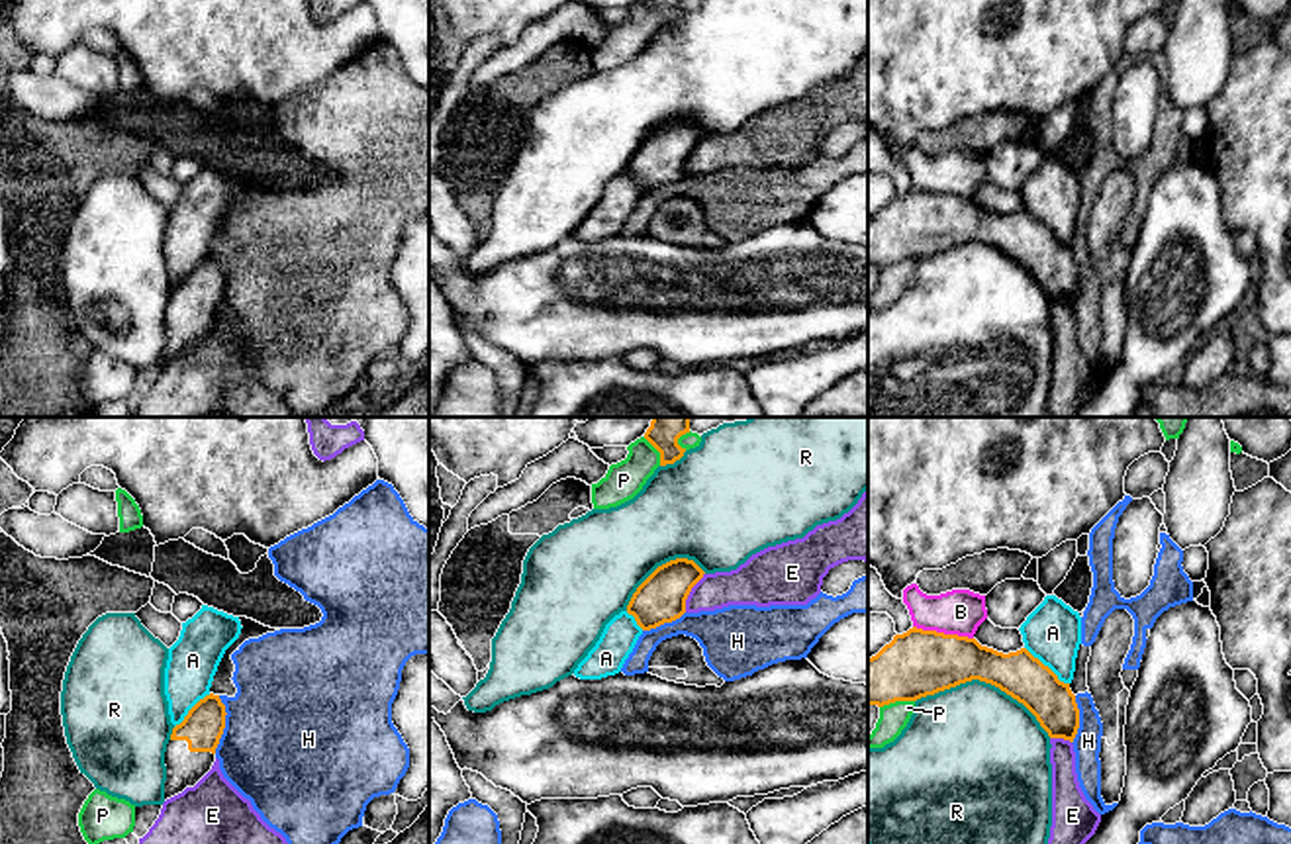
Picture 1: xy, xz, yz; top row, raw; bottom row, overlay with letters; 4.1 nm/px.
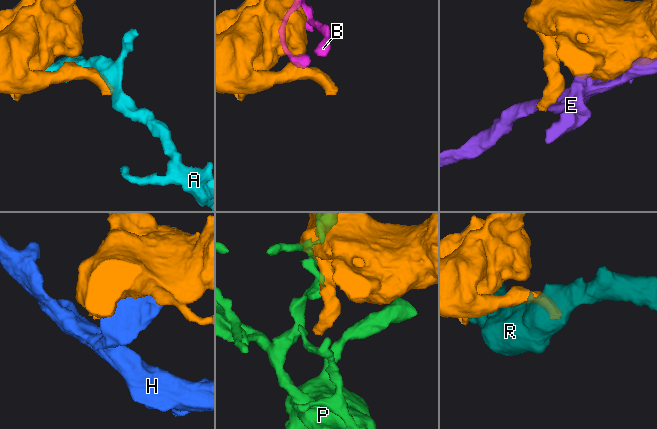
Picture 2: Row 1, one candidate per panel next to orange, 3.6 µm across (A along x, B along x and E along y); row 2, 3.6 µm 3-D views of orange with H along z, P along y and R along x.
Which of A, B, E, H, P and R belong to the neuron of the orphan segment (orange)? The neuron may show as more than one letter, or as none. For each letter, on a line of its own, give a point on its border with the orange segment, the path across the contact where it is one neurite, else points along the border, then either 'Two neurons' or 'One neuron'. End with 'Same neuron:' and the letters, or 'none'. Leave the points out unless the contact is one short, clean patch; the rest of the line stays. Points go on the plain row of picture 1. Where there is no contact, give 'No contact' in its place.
A: Touches orange at yz (1047, 228). Two neurons
B: Touches orange at yz (943, 194). Two neurons
E: Touches orange at xz (690, 151). Two neurons
H: Touches orange at xy (224, 286). Boundary: xy (220, 257), (226, 269), (226, 288), (214, 314). Two neurons
P: Touches orange at xz (659, 12). Two neurons
R: Touches orange at yz (986, 243). Two neurons
Same neuron: none

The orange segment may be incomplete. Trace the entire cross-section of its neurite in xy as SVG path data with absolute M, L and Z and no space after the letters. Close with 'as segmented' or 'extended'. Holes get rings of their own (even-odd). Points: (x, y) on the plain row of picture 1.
M210 255L172 290L165 313L165 362L194 349L212 331L225 276L219 257Z; extended

